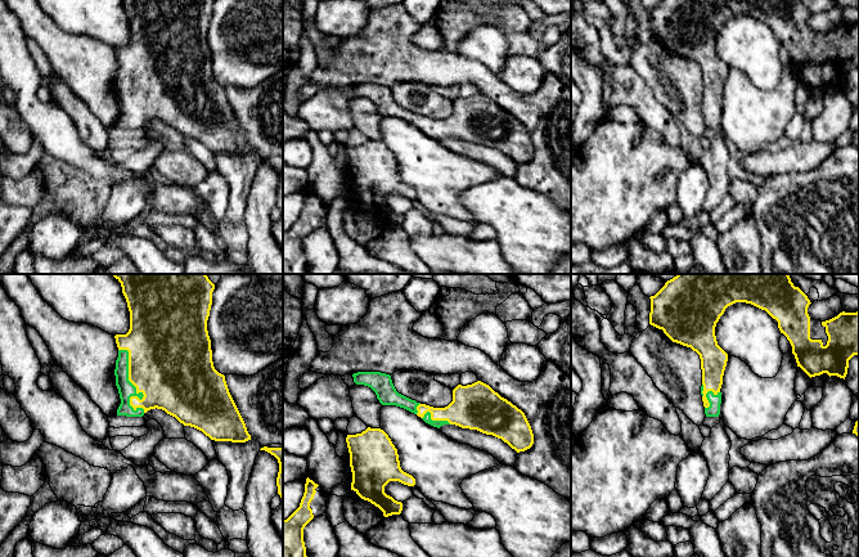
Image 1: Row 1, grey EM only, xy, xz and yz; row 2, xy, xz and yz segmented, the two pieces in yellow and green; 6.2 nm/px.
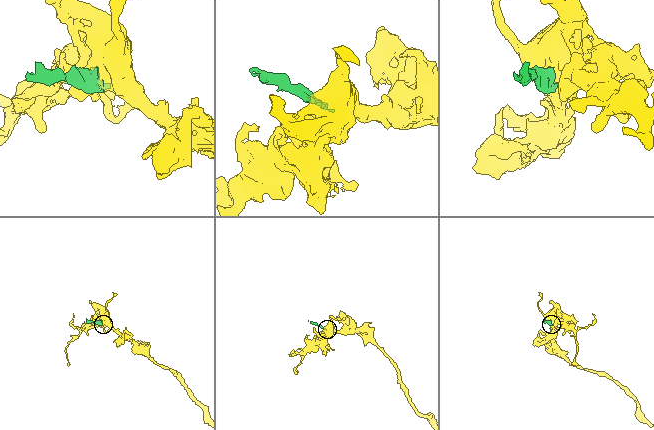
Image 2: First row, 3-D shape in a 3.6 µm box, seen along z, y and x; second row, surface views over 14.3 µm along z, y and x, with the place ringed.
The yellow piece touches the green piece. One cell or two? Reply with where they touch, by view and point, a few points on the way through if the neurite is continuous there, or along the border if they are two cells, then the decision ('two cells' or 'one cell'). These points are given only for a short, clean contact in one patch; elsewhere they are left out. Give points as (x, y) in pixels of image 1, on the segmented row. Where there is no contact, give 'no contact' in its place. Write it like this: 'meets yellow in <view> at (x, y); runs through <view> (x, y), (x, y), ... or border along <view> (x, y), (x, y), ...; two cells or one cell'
meets yellow in xy at (130, 381); one cell

